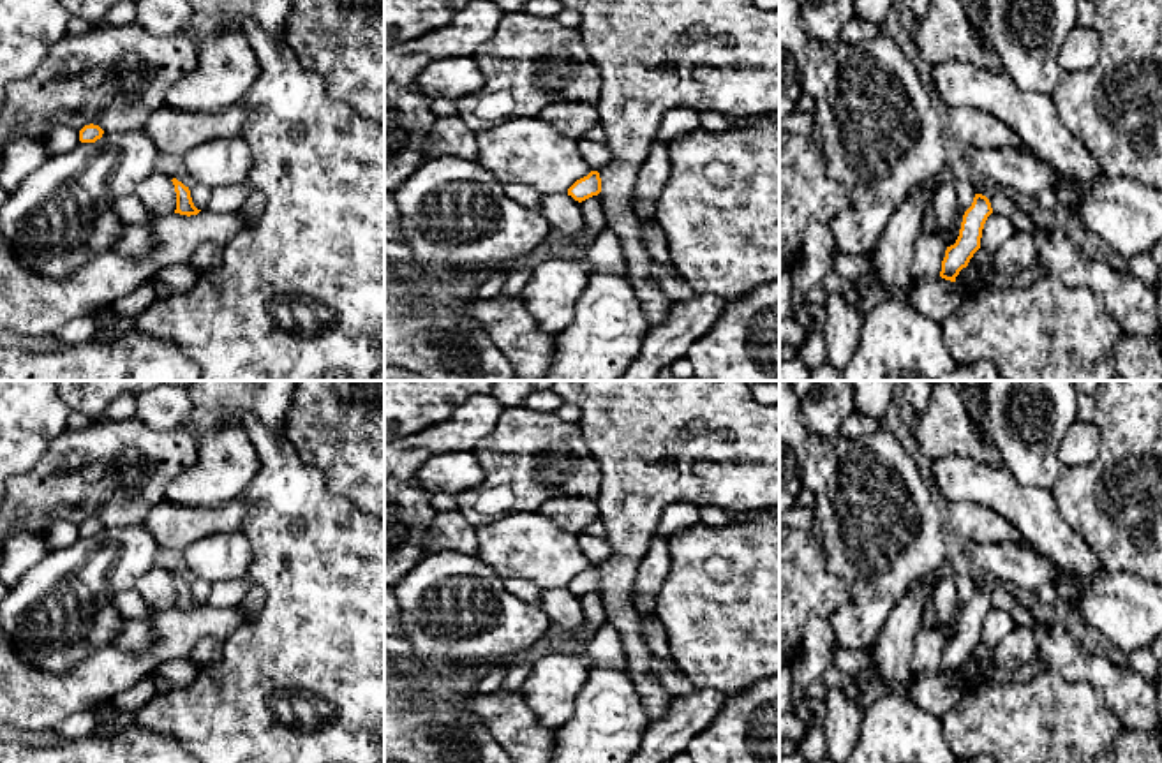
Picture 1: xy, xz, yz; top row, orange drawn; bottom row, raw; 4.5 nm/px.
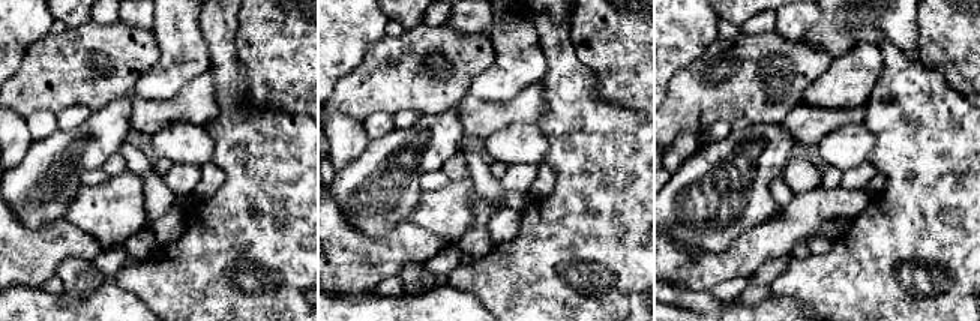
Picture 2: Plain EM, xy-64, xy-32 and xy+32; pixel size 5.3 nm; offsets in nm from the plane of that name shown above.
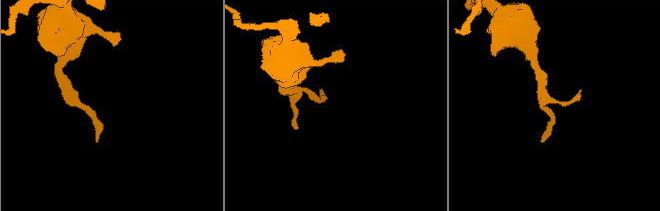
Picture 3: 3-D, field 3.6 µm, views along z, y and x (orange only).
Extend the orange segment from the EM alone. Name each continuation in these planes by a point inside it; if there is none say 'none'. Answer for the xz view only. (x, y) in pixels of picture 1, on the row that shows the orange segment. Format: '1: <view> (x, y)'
none

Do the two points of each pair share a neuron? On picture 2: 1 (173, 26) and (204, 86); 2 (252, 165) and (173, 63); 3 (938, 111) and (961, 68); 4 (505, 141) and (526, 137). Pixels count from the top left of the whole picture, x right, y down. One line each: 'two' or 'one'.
1: two
2: two
3: two
4: one

